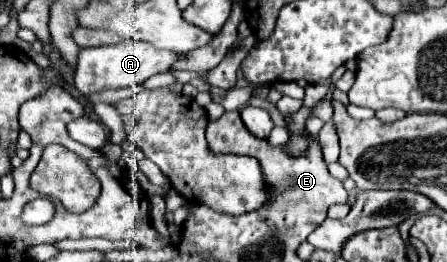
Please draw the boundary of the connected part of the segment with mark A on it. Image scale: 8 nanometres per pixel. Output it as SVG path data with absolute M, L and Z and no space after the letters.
M126 39L116 45L80 49L78 61L76 61L74 87L80 95L90 95L90 93L96 93L102 89L120 89L120 87L142 85L148 77L170 69L180 57L184 57L184 55L174 53L174 51L160 51L152 43L136 41L136 39Z

